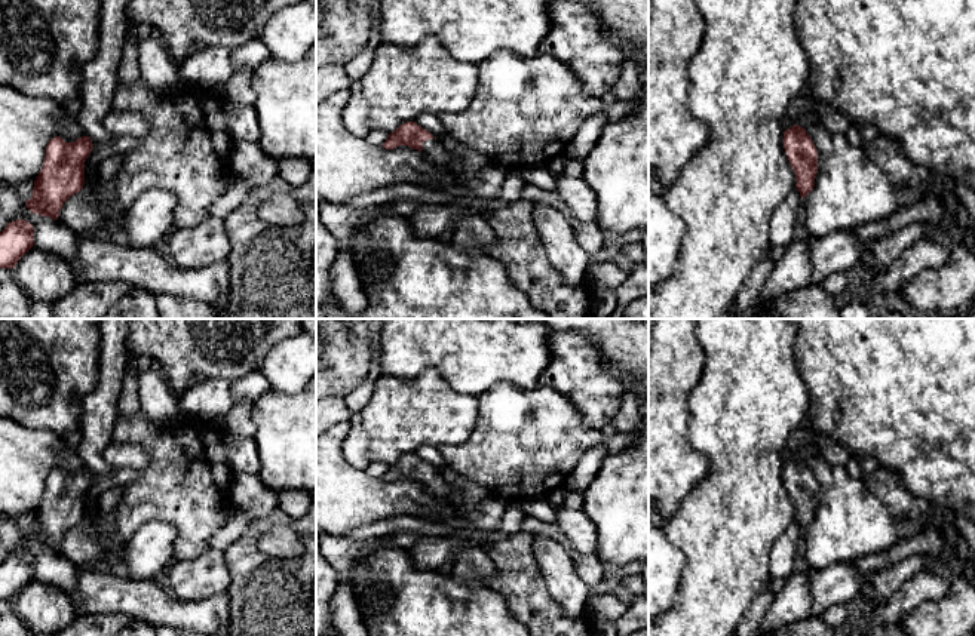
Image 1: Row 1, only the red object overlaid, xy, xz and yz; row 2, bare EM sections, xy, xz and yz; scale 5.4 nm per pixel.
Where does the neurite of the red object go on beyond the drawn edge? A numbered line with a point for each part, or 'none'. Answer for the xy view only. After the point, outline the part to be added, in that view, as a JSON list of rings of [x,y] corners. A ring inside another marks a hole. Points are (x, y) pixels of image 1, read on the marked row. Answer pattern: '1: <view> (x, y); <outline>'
1: xy (98, 83); [[[101,0],[99,47],[96,55],[82,67],[79,96],[82,110],[76,120],[93,145],[108,144],[113,138],[104,126],[104,119],[113,110],[117,70],[128,30],[128,3],[129,0]]]

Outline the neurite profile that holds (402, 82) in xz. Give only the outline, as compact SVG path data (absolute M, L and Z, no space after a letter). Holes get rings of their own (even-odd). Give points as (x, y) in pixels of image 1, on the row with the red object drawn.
M436 39L416 46L380 43L356 90L370 107L368 127L389 133L421 114L464 111L476 90L476 65L456 59Z

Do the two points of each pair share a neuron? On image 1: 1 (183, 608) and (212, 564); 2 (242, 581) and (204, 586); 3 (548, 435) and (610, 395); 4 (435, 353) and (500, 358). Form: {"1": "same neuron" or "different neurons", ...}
{"1": "different neurons", "2": "different neurons", "3": "different neurons", "4": "same neuron"}

